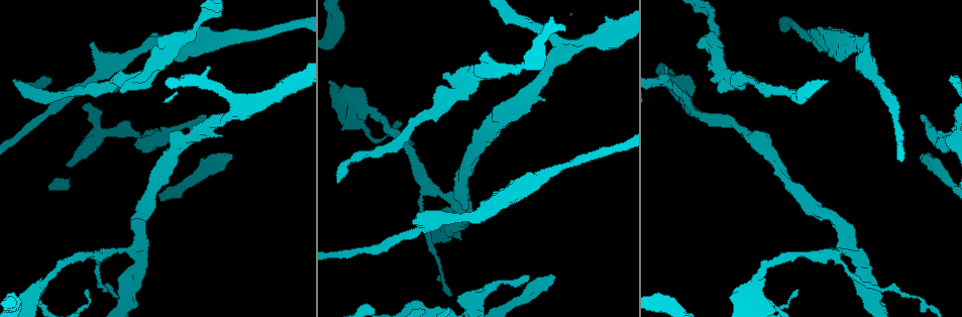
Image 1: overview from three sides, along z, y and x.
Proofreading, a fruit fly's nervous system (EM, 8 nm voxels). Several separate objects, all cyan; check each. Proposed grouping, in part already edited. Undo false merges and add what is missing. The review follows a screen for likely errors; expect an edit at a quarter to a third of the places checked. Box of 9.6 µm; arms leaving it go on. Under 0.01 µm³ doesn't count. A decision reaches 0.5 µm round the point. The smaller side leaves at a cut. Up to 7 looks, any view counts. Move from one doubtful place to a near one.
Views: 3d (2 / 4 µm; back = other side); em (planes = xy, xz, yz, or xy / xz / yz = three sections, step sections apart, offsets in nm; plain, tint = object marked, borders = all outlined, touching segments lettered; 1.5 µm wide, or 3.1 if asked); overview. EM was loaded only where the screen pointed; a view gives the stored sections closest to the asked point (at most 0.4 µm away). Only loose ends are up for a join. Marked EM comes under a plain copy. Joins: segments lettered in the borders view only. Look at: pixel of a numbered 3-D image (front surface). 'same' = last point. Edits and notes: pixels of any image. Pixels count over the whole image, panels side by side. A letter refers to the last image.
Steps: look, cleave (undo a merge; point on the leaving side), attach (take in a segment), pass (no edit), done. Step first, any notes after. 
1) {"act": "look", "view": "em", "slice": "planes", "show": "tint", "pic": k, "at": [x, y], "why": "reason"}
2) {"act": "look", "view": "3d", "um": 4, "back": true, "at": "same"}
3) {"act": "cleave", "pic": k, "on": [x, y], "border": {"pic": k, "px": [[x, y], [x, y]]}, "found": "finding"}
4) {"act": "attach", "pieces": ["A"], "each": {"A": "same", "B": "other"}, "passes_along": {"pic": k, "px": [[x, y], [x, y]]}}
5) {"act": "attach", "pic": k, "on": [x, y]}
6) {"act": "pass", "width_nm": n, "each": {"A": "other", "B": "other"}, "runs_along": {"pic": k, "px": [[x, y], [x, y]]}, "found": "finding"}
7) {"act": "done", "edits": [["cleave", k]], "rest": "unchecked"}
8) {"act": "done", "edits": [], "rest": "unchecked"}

{"act": "look", "view": "3d", "um": 4, "pic": 1, "at": [414, 223], "why": "an open end"}

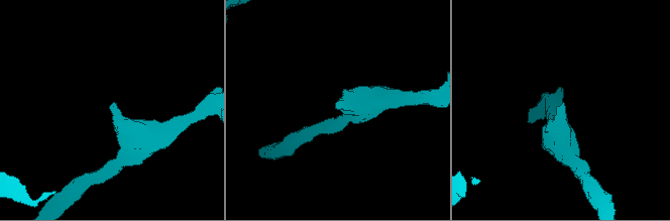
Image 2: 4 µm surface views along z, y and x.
{"act": "look", "view": "em", "slice": "planes", "show": "borders", "pic": 2, "at": [337, 107]}

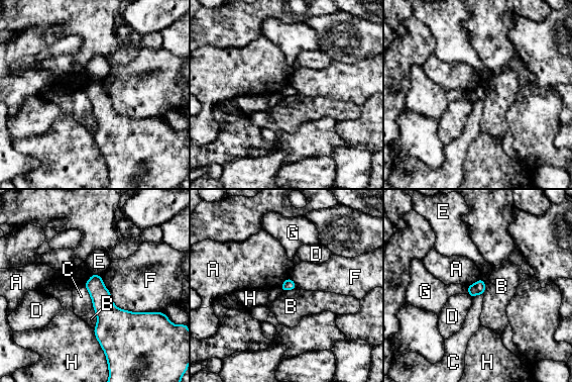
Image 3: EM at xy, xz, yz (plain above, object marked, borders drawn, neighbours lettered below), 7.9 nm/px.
{"act": "pass", "each": {"A": "other", "B": "other", "C": "other", "D": "other", "E": "other", "F": "other", "G": "other", "H": "other"}, "border": {"pic": 3, "px": [[83, 284], [90, 296], [93, 307]]}, "found": "none of them fits"}

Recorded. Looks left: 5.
{"act": "look", "view": "3d", "um": 2, "pic": 1, "at": [826, 80], "why": "an open end"}

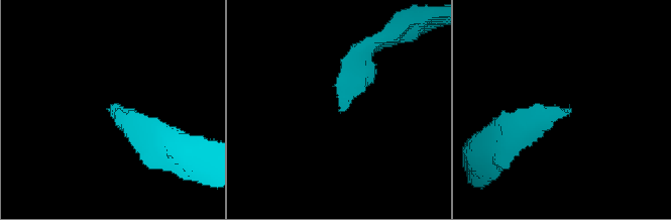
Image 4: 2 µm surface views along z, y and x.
{"act": "look", "view": "em", "slice": "planes", "show": "borders", "pic": 4, "at": [569, 104]}

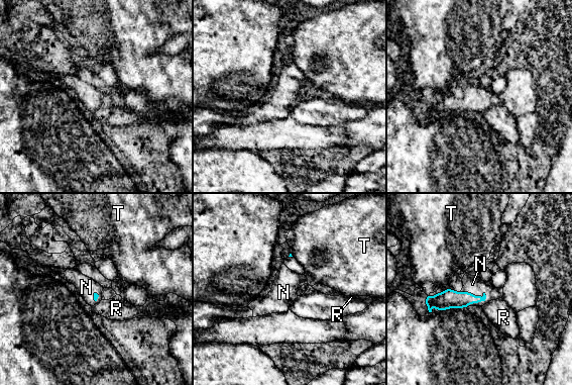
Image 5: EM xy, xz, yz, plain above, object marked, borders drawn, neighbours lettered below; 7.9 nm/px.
{"act": "attach", "pieces": ["N"], "each": {"N": "same", "R": "other", "T": "other"}, "passes_along": {"pic": 5, "px": [[449, 298], [473, 295], [472, 284]]}, "found": "it goes on there"}

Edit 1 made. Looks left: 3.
{"act": "look", "view": "em", "slice": "xz", "step": 8, "show": "borders", "pic": 1, "at": [526, 275], "why": "end of a long branch"}

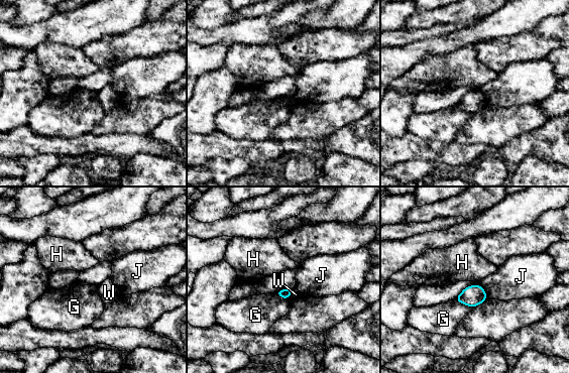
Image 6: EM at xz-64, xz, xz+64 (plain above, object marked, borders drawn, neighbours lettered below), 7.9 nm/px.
{"act": "pass", "each": {"G": "other", "H": "other", "J": "other", "W": "other"}, "border": {"pic": 6, "px": [[478, 283], [487, 297]]}, "found": "none of them fits"}

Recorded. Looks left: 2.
{"act": "done", "edits": [["attach", 5]], "rest": "unchecked"}

